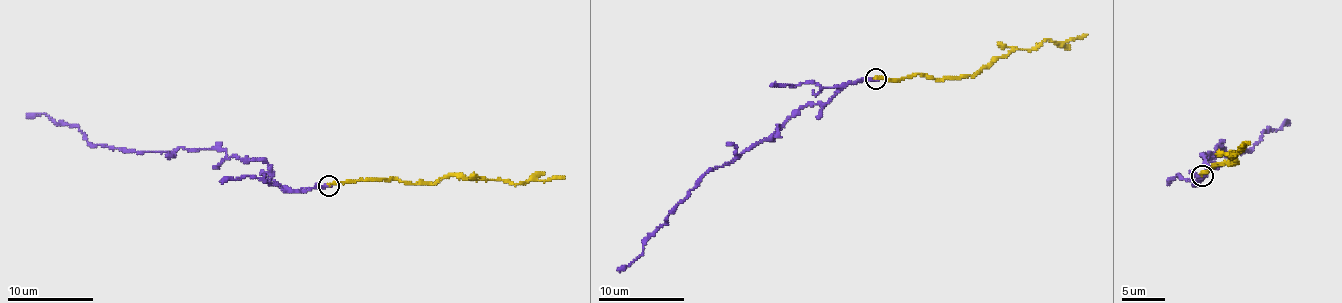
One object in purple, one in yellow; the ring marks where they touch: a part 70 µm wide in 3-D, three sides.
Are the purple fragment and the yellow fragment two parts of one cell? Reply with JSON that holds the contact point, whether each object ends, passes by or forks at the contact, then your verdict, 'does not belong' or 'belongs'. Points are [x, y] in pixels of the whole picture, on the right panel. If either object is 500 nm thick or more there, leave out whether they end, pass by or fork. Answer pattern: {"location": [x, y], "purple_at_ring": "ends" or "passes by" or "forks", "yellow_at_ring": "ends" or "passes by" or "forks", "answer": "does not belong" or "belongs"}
{"location": [1202, 175], "purple_at_ring": "ends", "yellow_at_ring": "ends", "answer": "belongs"}

